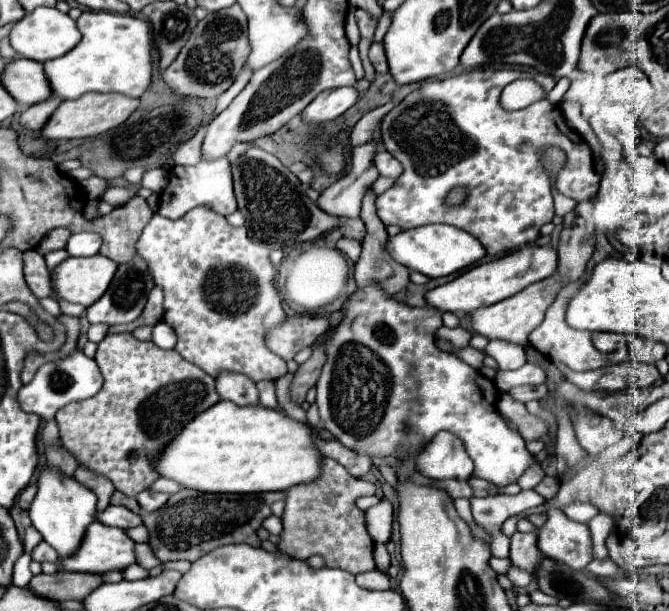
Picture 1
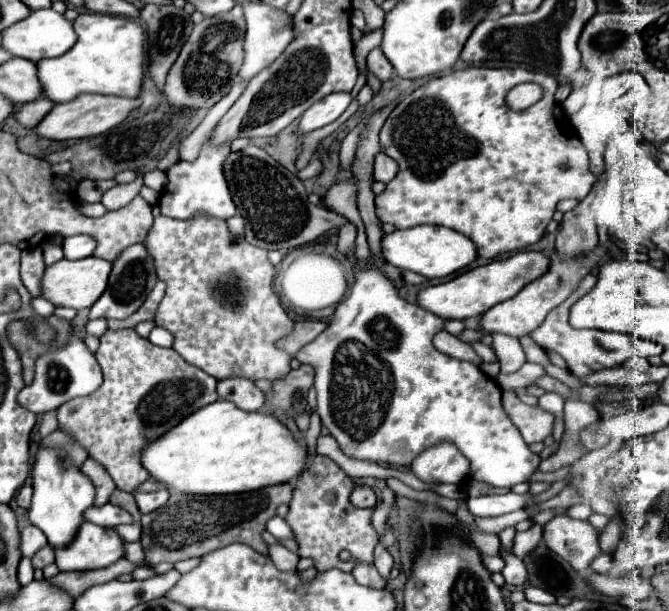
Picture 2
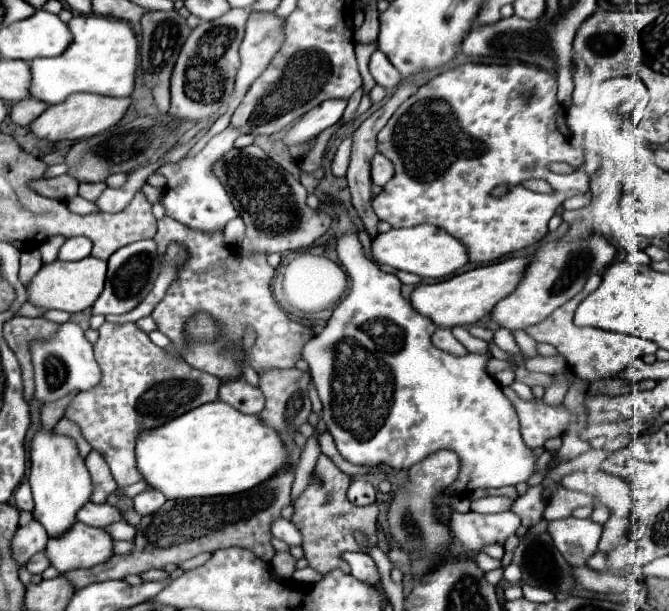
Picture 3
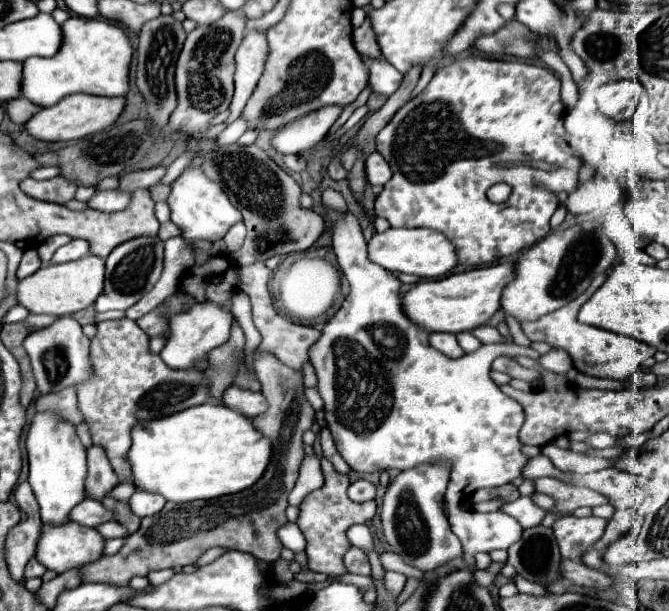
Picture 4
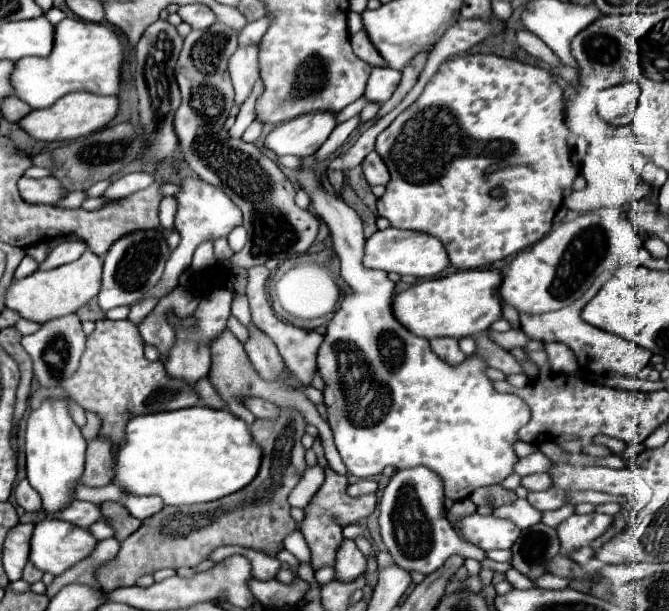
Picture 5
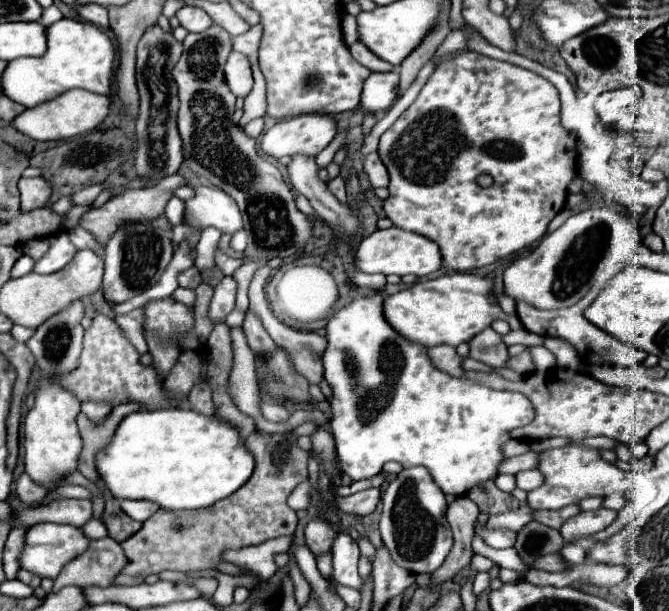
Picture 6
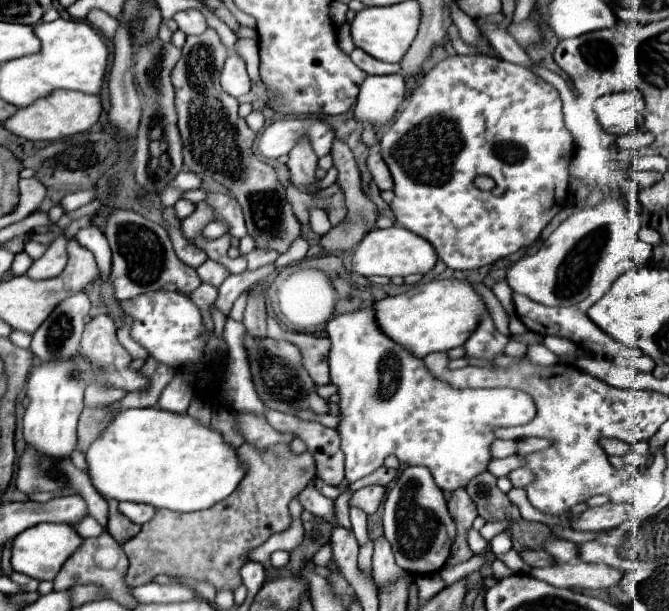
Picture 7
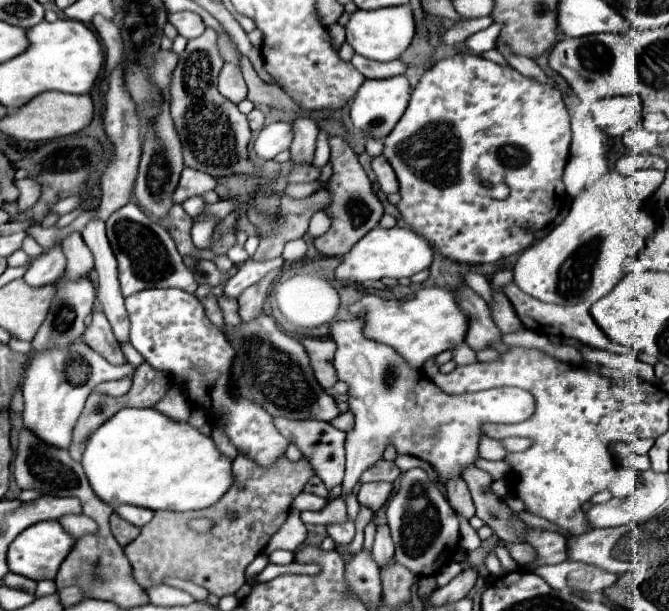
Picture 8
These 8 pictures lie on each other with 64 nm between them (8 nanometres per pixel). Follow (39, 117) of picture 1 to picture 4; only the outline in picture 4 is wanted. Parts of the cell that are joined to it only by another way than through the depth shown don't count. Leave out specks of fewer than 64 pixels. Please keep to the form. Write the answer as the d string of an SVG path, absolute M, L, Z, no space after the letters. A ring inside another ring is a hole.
M20 96L18 100L6 102L6 112L8 112L10 120L16 122L16 124L26 124L26 122L28 122L36 112L40 112L40 110L42 110L40 106L32 104L32 102L26 100L24 96Z

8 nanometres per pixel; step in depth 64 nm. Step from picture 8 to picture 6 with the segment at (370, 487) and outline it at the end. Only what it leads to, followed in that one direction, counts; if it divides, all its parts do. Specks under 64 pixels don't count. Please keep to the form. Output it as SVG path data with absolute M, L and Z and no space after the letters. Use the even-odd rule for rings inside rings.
M370 488L352 496L336 496L334 498L334 508L338 512L344 514L358 514L358 516L366 516L372 514L376 510L376 504L380 500L380 490L378 488Z

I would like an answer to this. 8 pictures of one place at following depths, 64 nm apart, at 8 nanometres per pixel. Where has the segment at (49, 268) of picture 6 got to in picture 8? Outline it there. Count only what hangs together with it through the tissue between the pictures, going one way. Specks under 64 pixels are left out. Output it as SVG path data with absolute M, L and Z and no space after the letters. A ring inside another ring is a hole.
M56 244L52 250L42 254L40 258L32 260L30 268L24 274L24 280L30 286L44 286L56 282L66 270L66 256L62 252L62 246Z

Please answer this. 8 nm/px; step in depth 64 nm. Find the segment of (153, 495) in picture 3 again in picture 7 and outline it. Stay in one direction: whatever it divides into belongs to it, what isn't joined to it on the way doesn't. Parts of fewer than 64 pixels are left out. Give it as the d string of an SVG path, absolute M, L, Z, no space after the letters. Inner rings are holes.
M120 502L120 512L122 512L124 516L128 516L128 518L130 518L132 522L136 522L136 524L146 524L146 522L154 516L156 508L152 508L152 506L148 506L148 504Z

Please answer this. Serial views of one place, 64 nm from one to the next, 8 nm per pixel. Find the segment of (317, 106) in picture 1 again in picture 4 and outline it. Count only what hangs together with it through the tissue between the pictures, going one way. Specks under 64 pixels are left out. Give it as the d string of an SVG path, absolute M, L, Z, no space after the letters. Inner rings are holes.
M320 108L308 116L302 116L288 126L280 128L272 138L272 146L282 154L300 154L304 150L314 148L324 140L330 126L340 116L342 108Z

